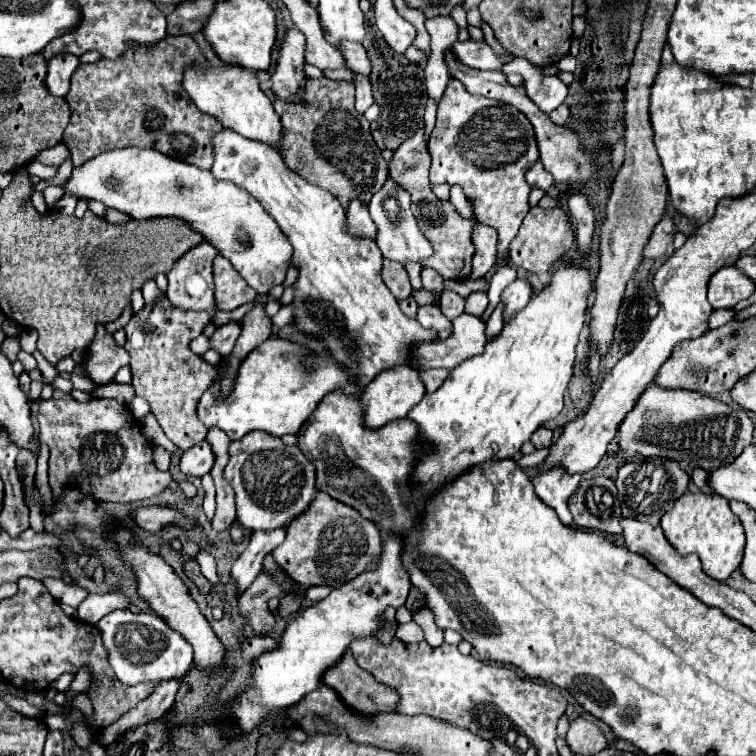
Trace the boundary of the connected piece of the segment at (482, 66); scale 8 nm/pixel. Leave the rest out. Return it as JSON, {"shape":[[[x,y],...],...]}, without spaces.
{"shape":[[[466,40],[466,42],[454,42],[446,52],[454,54],[460,64],[476,68],[476,70],[500,70],[504,64],[500,58],[494,56],[490,46],[486,42],[476,42],[476,40]]]}

